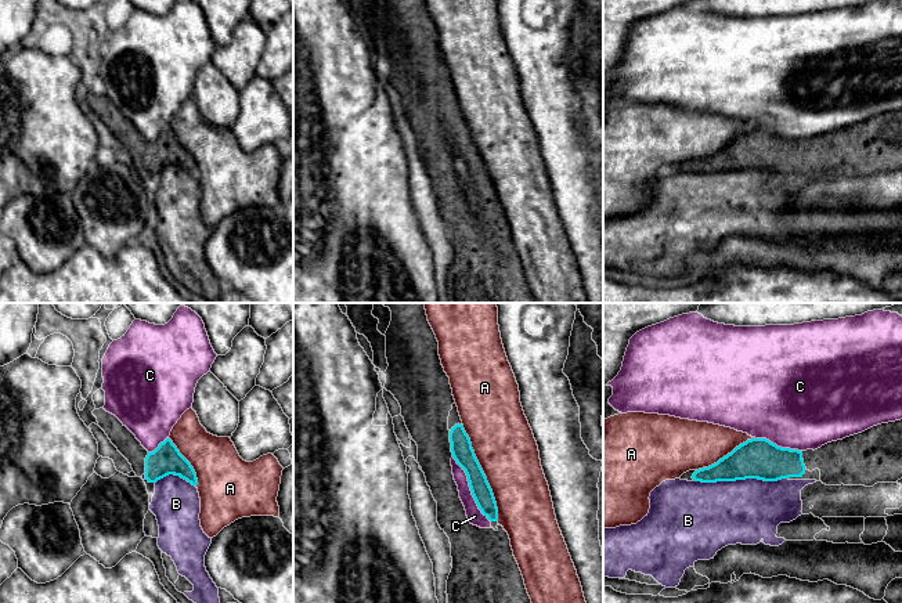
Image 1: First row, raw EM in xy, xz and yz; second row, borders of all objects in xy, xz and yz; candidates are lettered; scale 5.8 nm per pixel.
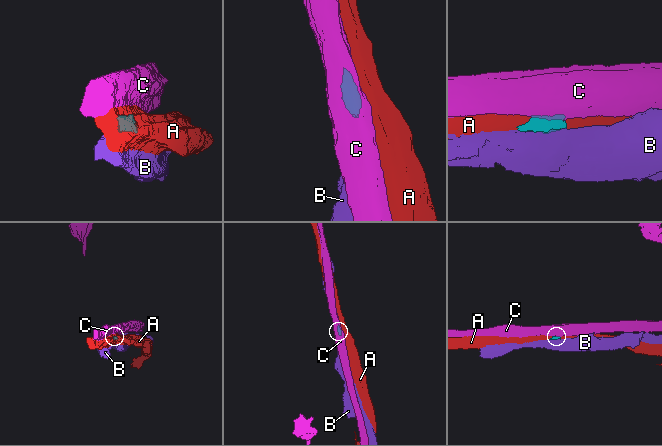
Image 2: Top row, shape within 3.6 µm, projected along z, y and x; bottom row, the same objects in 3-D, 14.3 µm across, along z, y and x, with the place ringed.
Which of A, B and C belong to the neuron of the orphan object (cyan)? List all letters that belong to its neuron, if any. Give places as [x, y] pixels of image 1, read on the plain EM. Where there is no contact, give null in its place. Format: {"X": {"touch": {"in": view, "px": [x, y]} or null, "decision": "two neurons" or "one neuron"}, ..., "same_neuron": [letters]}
{"A": {"touch": {"in": "xz", "px": [483, 162]}, "decision": "two neurons"}, "B": {"touch": {"in": "yz", "px": [740, 169]}, "decision": "two neurons"}, "C": {"touch": {"in": "xz", "px": [471, 179]}, "decision": "two neurons"}, "same_neuron": []}

